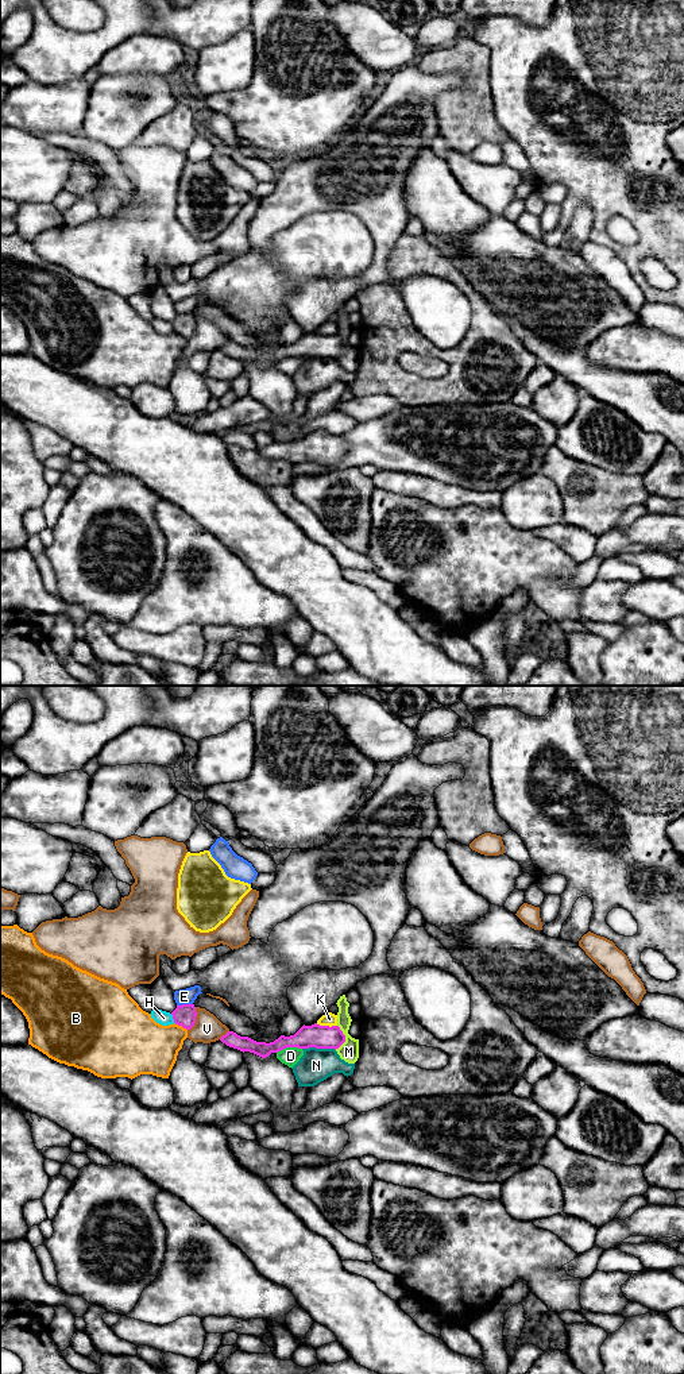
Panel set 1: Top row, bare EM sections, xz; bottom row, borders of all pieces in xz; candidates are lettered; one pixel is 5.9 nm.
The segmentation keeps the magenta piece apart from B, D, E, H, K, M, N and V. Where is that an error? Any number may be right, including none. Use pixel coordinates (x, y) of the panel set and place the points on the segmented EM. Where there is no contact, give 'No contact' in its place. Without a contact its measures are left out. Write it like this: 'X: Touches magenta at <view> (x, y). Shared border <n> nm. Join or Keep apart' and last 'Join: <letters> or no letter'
B: Touches magenta at xz (181, 1025). Shared border 90 nm. Keep apart
D: Touches magenta at xz (289, 1046). Shared border 160 nm. Keep apart
E: Touches magenta at xz (184, 1004). Shared border 100 nm. Keep apart
H: Touches magenta at xz (173, 1018). Shared border 60 nm. Keep apart
K: Touches magenta at xz (327, 1026). Shared border 130 nm. Keep apart
M: Touches magenta at xz (344, 1038). Shared border 150 nm. Keep apart
N: Touches magenta at xz (319, 1048). Shared border 200 nm. Keep apart
V: Touches magenta at xz (194, 1019). Shared border 150 nm. Keep apart
Join: no letter

